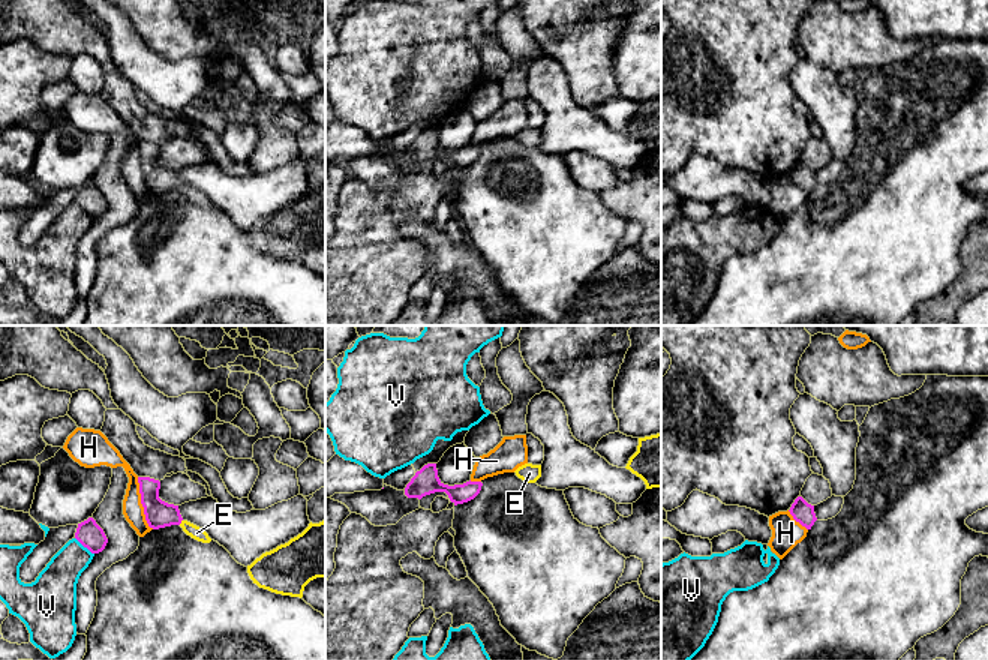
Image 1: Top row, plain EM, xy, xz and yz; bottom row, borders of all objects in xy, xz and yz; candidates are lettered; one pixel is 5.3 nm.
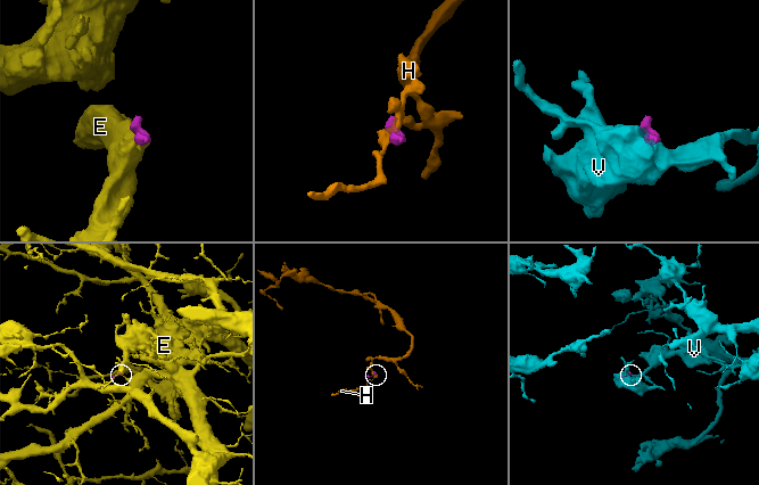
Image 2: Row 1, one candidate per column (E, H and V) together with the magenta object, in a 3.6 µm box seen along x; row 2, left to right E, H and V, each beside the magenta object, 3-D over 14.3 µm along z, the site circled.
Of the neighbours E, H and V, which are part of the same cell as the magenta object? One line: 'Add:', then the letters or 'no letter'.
Add: E

